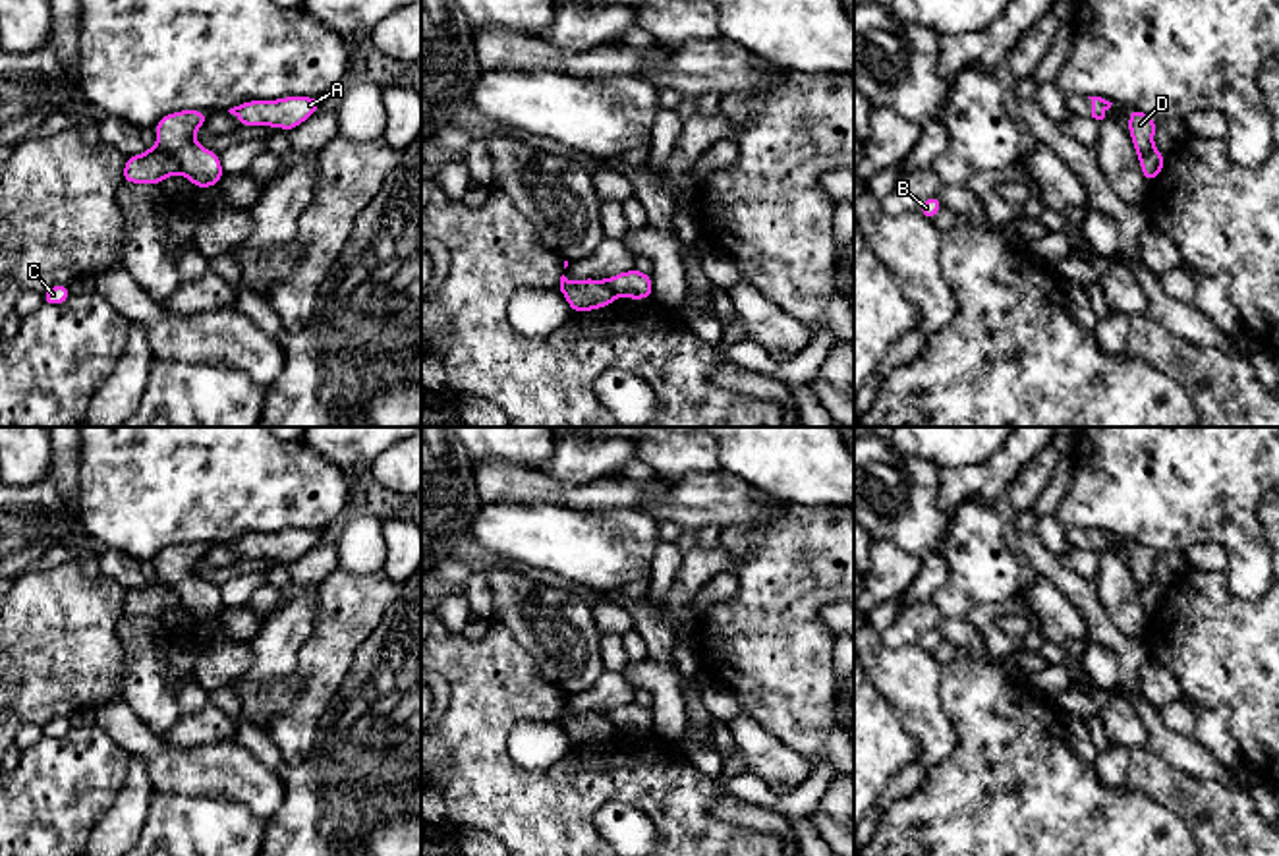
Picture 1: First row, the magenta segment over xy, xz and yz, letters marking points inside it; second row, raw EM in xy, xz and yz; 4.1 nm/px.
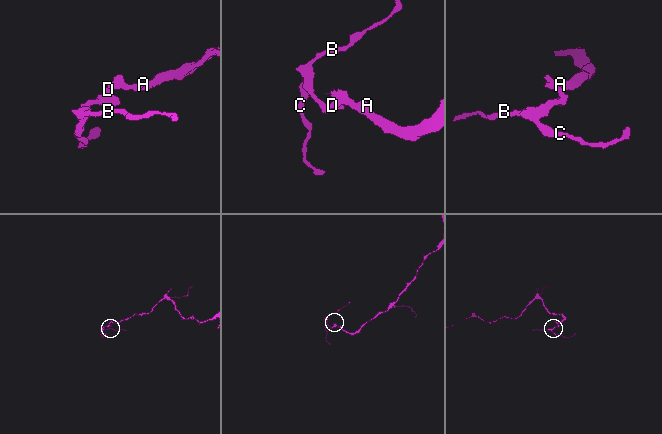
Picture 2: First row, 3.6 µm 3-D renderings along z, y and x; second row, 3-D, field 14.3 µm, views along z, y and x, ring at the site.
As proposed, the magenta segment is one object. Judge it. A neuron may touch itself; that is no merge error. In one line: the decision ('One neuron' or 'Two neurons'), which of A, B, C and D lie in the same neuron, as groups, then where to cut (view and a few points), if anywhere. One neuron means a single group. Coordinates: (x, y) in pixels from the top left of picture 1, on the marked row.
Two neurons. Groups: A D / B C. Split along xy (159, 143), (174, 157), (180, 171)

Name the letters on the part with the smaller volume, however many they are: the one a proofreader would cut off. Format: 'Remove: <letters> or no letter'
Remove: B, C

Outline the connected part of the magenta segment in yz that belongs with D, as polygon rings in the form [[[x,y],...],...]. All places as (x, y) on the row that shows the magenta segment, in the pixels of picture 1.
[[[1128,108],[1128,133],[1136,149],[1138,158],[1142,158],[1150,149],[1153,149],[1157,120],[1136,108]]]

